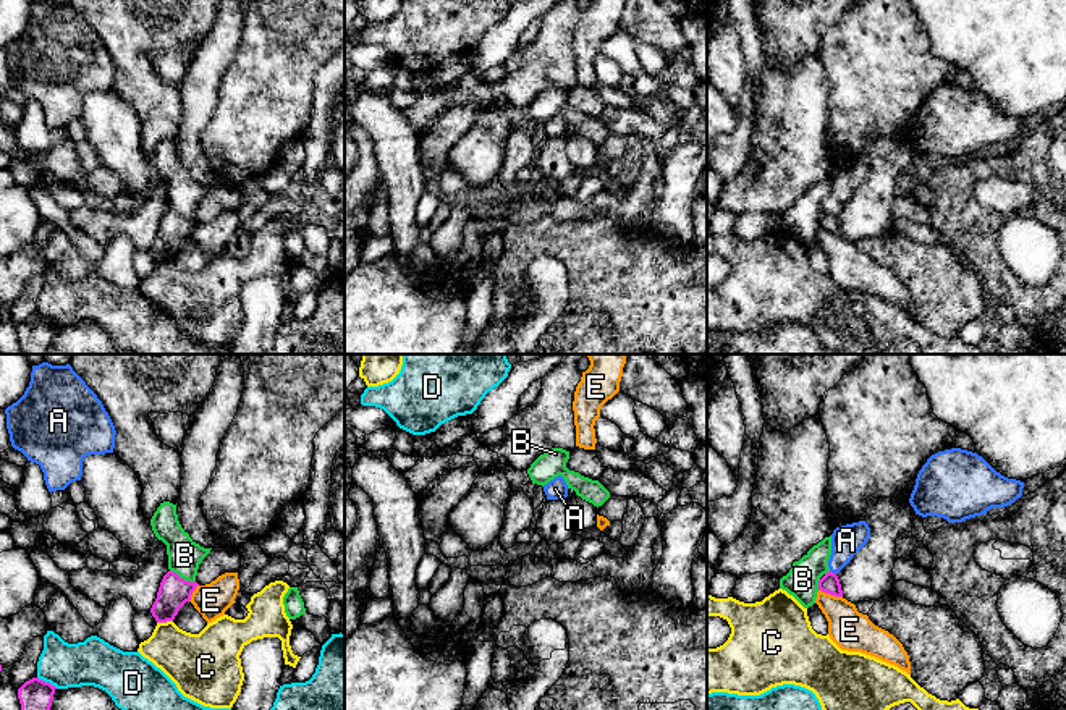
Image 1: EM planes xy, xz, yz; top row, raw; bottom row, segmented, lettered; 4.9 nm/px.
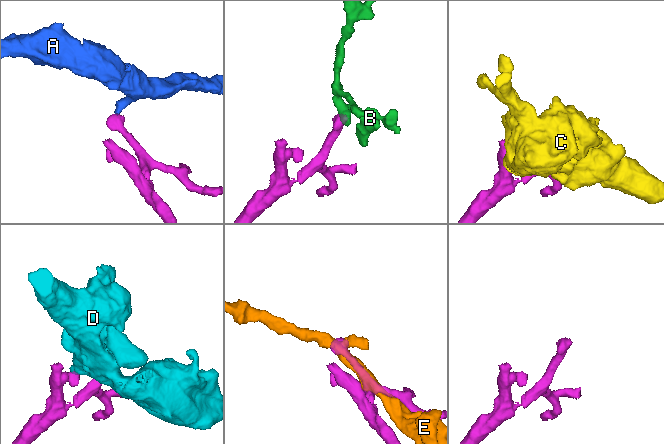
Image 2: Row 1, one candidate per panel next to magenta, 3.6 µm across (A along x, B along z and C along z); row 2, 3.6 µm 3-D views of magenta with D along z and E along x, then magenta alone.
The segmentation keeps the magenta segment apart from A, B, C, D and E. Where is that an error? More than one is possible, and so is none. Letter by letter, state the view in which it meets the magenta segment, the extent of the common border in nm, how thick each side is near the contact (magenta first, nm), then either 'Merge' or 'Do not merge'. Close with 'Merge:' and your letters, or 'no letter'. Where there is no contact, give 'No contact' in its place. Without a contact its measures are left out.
A: Touches magenta in yz. Shared border 40 nm. Thickness 100 nm (magenta) against 160 nm. Do not merge
B: Touches magenta in xy. Shared border 140 nm. Thickness 160 nm (magenta) against 160 nm. Do not merge
C: Touches magenta in xy. Shared border 80 nm. Thickness 160 nm (magenta) against 280 nm. Do not merge
D: Touches magenta in xy. Shared border 120 nm. Thickness 170 nm (magenta) against 220 nm. Do not merge
E: Touches magenta in yz. Shared border 130 nm. Thickness 100 nm (magenta) against 200 nm. Do not merge
Merge: no letter

